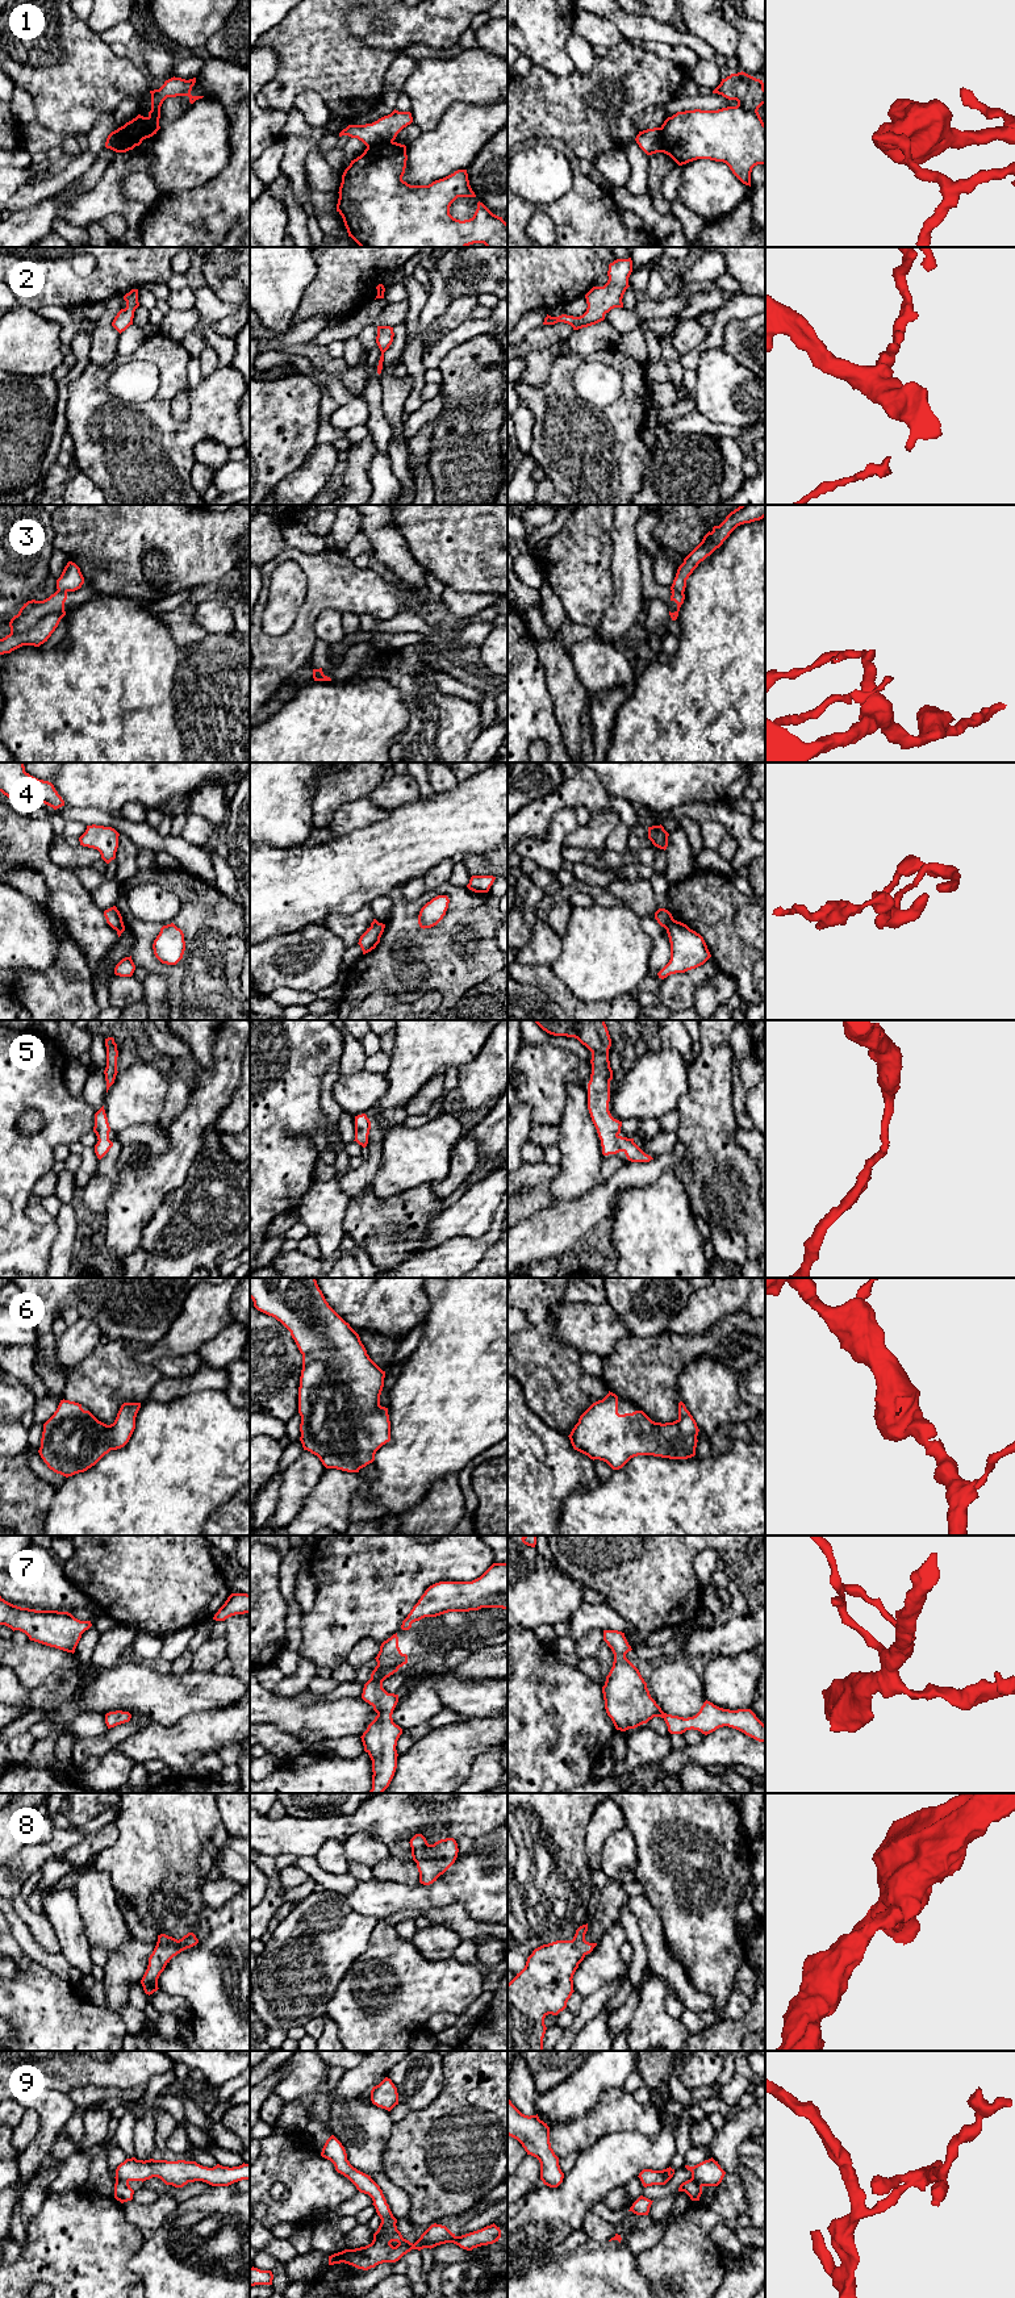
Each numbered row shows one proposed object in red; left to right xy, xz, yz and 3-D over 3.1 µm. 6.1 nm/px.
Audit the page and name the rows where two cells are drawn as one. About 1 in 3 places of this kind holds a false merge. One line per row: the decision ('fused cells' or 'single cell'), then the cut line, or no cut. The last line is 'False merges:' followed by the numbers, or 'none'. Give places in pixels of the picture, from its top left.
1: fused cells; cut xz (392, 141), (379, 141), (367, 147)
2: single cell; cut none
3: fused cells; cut yz (672, 589), (683, 593)
4: fused cells; cut yz (675, 920), (667, 930)
5: single cell; cut none
6: single cell; cut none
7: single cell; cut none
8: single cell; cut none
9: fused cells; cut xz (383, 2221), (387, 2230), (374, 2238)
False merges: 1, 3, 4, 9

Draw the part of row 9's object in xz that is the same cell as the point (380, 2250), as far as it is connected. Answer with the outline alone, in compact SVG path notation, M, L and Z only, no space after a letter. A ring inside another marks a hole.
M334 2135L326 2140L321 2156L330 2160L335 2170L347 2177L360 2193L372 2198L377 2215L388 2226L388 2231L380 2238L373 2238L371 2244L329 2256L329 2265L344 2263L368 2270L383 2263L396 2263L412 2249L431 2249L440 2244L454 2243L463 2249L472 2251L493 2244L501 2238L501 2230L494 2223L461 2236L456 2236L446 2226L434 2223L413 2244L404 2239L397 2230L397 2219L393 2216L380 2186L371 2176L350 2164L344 2147Z

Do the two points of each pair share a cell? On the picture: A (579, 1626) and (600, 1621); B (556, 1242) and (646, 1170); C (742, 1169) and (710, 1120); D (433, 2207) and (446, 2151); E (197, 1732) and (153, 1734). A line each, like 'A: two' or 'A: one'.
A: one
B: one
C: one
D: one
E: one

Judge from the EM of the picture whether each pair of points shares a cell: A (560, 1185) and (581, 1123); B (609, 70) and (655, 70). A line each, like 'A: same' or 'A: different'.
A: same
B: same

